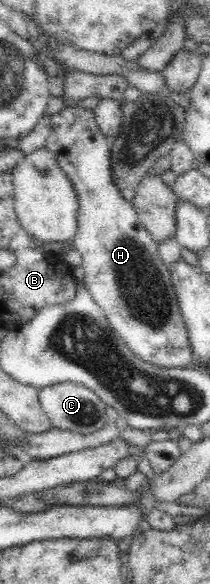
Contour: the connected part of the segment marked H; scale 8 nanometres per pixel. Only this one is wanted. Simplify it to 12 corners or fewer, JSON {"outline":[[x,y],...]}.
{"outline":[[93,110],[51,115],[83,284],[158,367],[193,366],[158,243],[112,178]]}

